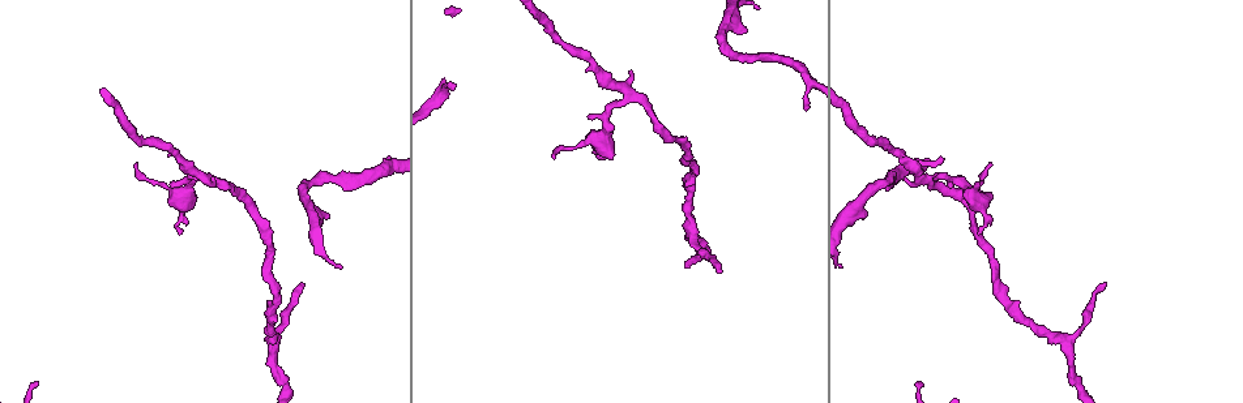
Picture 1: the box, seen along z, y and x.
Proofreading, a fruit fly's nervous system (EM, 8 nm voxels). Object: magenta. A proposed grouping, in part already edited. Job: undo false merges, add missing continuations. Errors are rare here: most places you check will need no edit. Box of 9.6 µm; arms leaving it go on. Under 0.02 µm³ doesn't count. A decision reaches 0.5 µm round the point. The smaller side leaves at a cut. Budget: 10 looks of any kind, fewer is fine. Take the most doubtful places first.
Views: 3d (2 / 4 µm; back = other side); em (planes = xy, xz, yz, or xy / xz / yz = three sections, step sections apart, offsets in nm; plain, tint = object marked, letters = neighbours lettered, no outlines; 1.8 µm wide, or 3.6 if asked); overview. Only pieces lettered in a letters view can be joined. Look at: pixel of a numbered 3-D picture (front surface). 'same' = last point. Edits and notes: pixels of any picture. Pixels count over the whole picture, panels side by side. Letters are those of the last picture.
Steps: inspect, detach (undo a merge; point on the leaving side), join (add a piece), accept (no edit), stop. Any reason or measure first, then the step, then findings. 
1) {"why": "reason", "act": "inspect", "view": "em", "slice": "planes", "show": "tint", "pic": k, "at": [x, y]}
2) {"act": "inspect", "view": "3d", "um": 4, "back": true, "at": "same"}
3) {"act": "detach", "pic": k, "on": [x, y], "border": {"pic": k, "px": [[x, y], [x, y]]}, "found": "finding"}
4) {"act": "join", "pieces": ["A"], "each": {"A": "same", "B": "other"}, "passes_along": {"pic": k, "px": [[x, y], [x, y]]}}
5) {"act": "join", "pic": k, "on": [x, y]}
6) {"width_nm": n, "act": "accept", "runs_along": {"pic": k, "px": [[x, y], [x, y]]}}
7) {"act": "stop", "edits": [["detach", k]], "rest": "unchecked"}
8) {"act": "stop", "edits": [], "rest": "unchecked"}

{"why": "an open end", "act": "inspect", "view": "em", "slice": "planes", "show": "letters", "pic": 1, "at": [806, 105]}

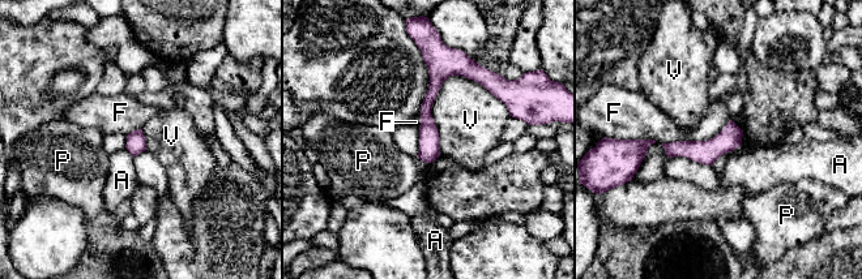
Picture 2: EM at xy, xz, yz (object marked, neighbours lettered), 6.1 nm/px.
{"act": "accept", "each": {"A": "other", "F": "other", "P": "other", "V": "other"}, "found": "none of them fits"}

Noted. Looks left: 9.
{"why": "branch stops here", "act": "inspect", "view": "em", "slice": "xz", "step": 16, "show": "tint", "pic": 1, "at": [1104, 285]}

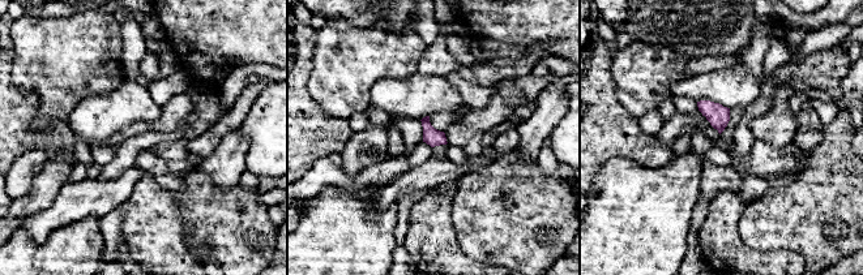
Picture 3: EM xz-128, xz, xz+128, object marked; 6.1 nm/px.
{"why": "what lies round it", "act": "inspect", "view": "em", "slice": "xz", "step": 16, "show": "letters", "at": "same"}

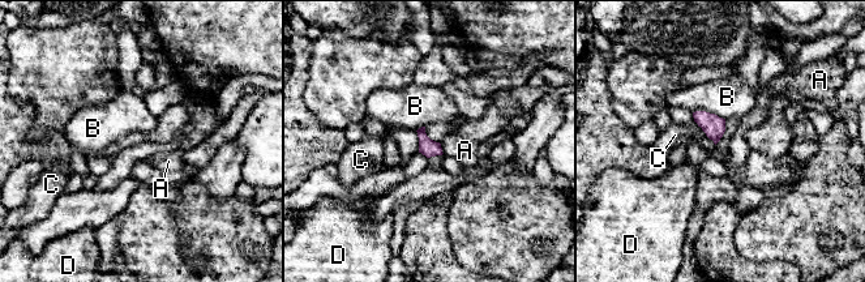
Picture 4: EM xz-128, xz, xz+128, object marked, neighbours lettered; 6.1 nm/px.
{"act": "accept", "each": {"A": "other", "B": "other", "C": "other", "D": "other"}, "border": {"pic": 4, "px": [[440, 144], [444, 153]]}, "found": "no lettered piece goes on from it"}

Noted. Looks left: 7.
{"why": "thin end", "act": "inspect", "view": "em", "slice": "planes", "show": "tint", "pic": 1, "at": [181, 231]}

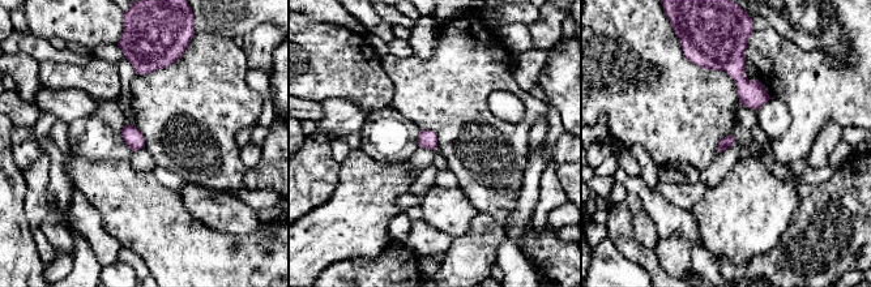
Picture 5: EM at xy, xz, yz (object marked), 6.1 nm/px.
{"act": "inspect", "view": "em", "slice": "planes", "show": "letters", "at": "same"}

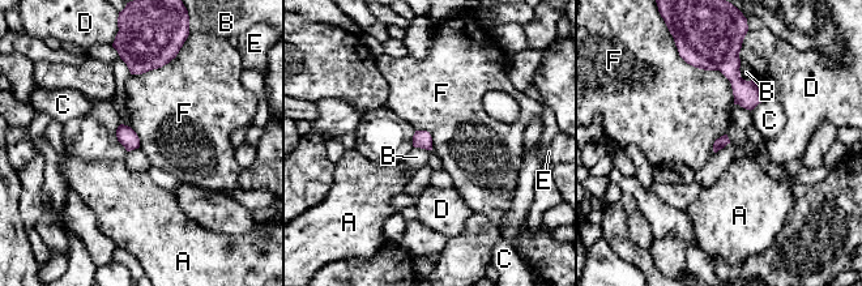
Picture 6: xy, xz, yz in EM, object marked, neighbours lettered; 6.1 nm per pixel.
{"act": "accept", "each": {"A": "other", "B": "other", "C": "other", "D": "other", "E": "other", "F": "other"}, "found": "no lettered piece goes on from it"}

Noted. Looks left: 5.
{"why": "free end", "act": "inspect", "view": "em", "slice": "planes", "show": "letters", "pic": 1, "at": [553, 156]}

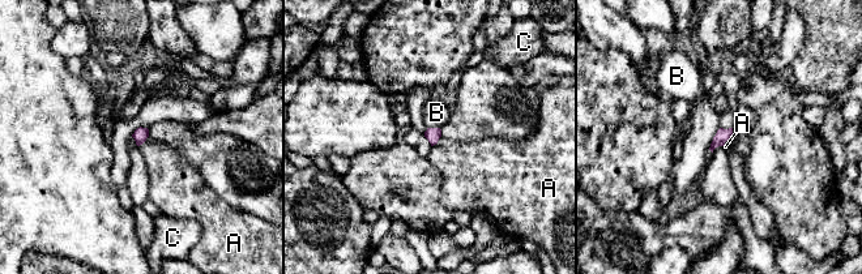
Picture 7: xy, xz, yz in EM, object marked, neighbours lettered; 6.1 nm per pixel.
{"act": "accept", "each": {"A": "other", "B": "other", "C": "other"}, "found": "none of them fits"}

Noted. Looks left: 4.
{"act": "stop", "edits": [], "rest": "unchecked"}

